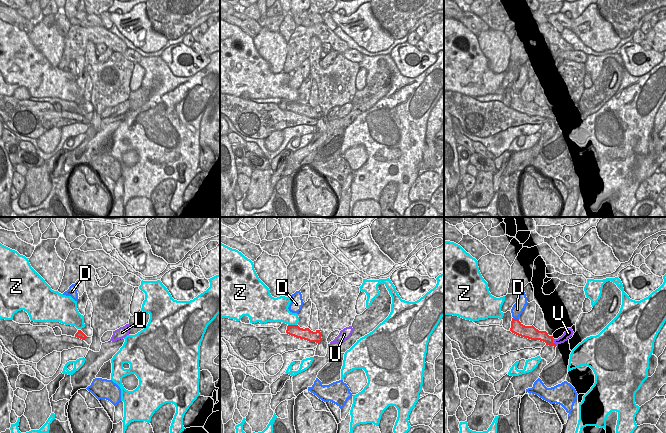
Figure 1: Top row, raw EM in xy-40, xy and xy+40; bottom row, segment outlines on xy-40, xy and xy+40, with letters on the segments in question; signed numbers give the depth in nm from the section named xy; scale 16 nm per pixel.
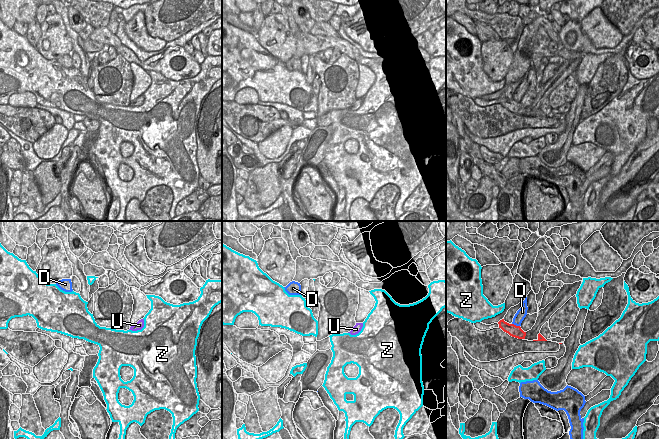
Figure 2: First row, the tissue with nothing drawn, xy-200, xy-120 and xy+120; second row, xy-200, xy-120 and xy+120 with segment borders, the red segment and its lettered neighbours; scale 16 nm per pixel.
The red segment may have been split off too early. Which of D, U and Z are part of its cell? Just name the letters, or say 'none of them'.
U

